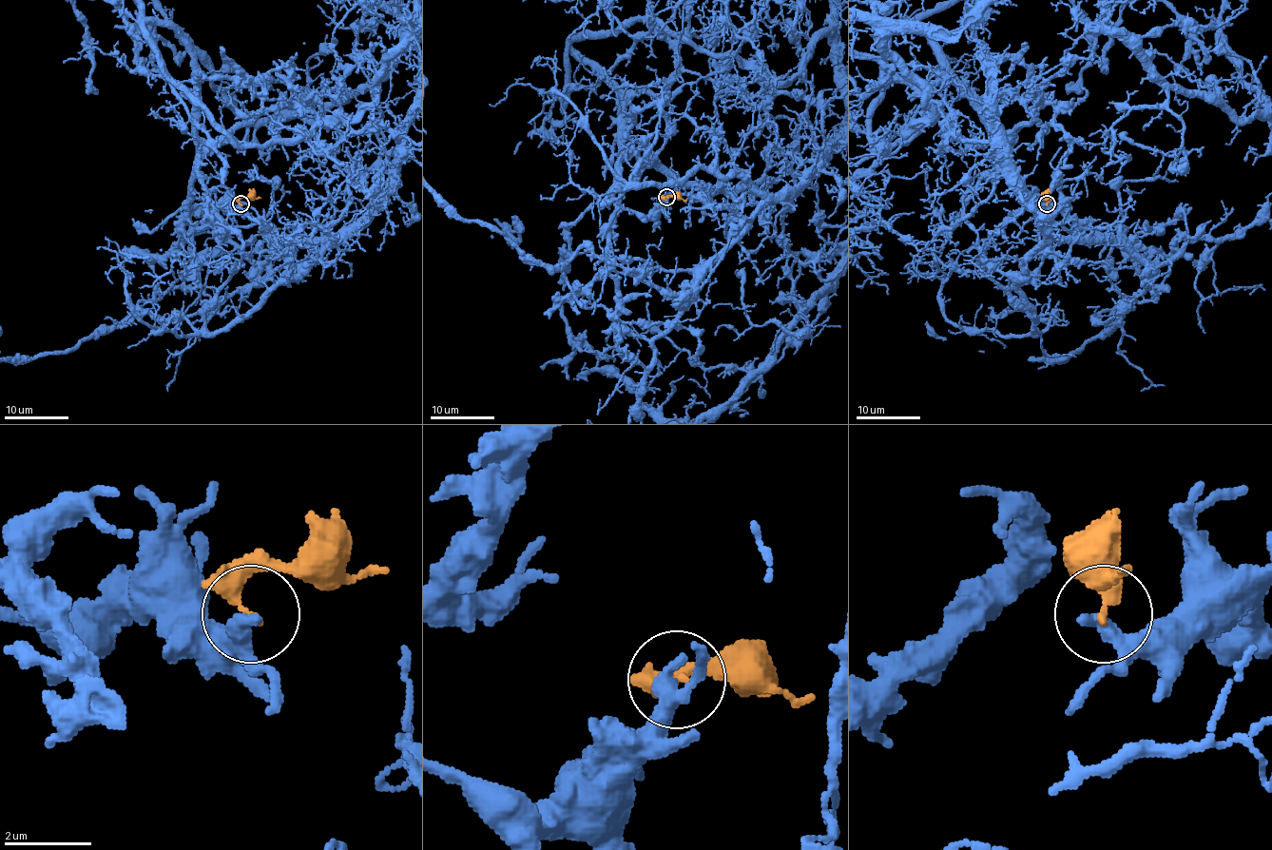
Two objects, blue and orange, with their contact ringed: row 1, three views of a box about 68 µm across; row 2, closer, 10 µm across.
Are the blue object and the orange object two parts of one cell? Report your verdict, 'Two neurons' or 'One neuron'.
Two neurons

